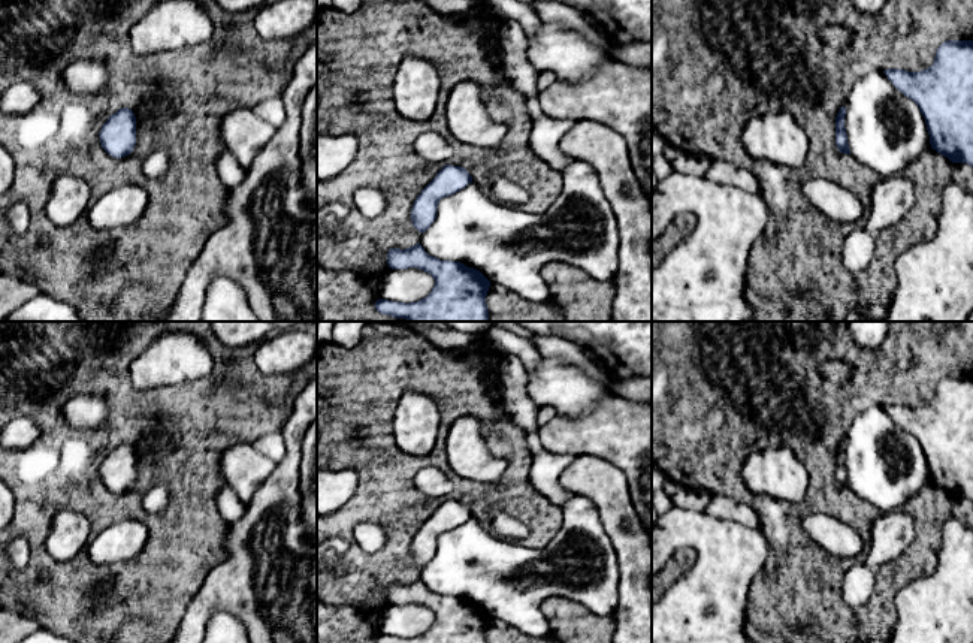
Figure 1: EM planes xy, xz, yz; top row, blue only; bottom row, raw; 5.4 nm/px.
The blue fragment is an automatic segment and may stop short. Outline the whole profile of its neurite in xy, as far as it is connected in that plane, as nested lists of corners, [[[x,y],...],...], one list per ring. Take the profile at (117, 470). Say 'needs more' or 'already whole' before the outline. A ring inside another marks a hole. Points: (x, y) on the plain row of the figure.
already whole; [[[121,443],[112,449],[102,461],[102,483],[112,492],[121,493],[129,490],[136,480],[136,452],[132,444]]]

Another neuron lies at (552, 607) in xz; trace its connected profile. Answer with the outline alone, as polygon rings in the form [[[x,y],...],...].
[[[550,597],[541,606],[543,616],[549,621],[550,636],[559,643],[613,643],[616,624],[611,616],[596,616],[580,603]]]

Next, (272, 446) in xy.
[[[281,432],[262,435],[253,444],[260,453],[272,459],[275,464],[285,456],[285,444]]]

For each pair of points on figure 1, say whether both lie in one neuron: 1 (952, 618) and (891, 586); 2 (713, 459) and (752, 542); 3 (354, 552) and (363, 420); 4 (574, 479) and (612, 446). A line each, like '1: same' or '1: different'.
1: different
2: different
3: same
4: different

